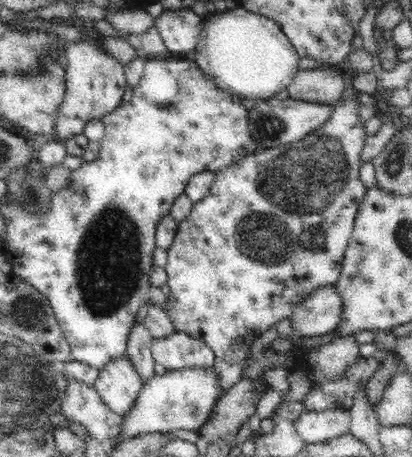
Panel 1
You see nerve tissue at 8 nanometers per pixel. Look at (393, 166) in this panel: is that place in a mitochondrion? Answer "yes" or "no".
yes

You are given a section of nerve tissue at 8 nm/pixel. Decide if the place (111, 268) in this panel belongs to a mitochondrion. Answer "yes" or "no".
yes

